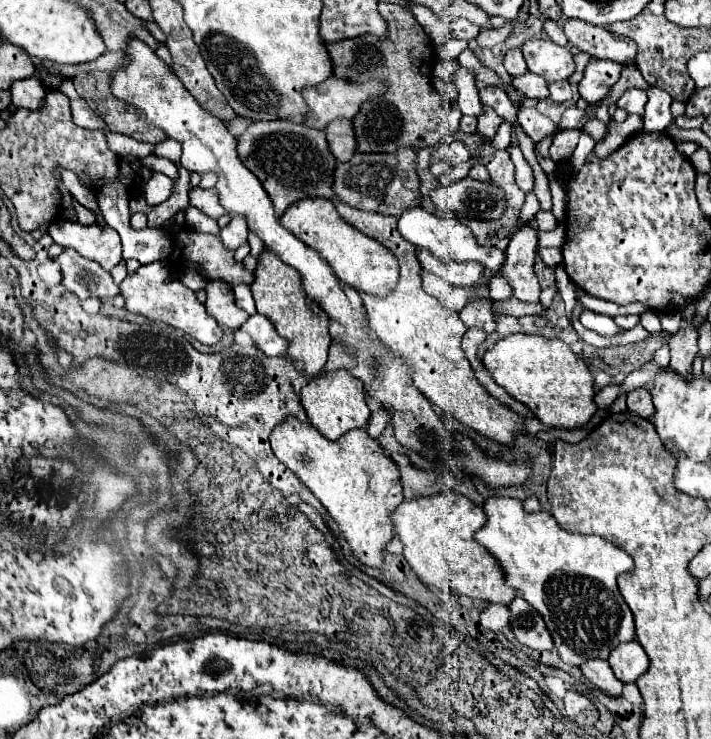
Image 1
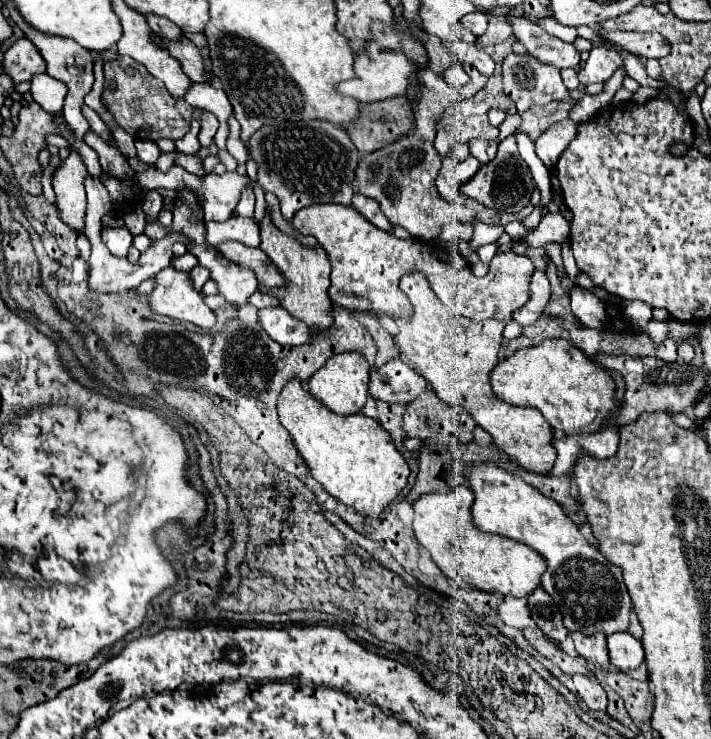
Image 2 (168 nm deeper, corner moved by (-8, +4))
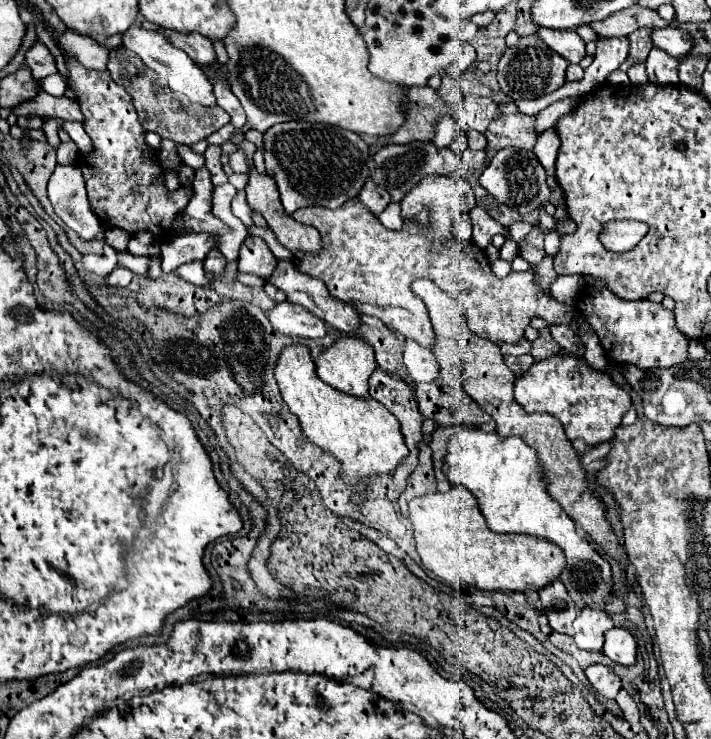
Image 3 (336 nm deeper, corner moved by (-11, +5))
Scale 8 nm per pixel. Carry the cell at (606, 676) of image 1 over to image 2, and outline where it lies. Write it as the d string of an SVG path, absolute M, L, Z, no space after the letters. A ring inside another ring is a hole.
M573 633L571 635L575 641L577 653L587 659L591 665L599 669L609 667L609 651L605 649L605 635L603 633L593 633L593 635L583 635L583 633Z

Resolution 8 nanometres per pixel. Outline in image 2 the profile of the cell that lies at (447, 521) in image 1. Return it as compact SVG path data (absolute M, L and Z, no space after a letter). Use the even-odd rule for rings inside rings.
M469 487L421 495L413 503L413 531L417 541L431 553L433 563L453 581L465 581L485 593L527 597L539 587L539 579L545 573L545 561L523 543L475 529L471 521L473 501L475 495Z

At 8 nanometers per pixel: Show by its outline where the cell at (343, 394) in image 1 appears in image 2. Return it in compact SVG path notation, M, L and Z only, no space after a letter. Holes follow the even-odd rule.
M341 353L331 357L323 365L323 369L319 369L309 379L309 393L337 415L355 415L361 413L361 409L365 407L367 383L369 383L369 365L365 357L361 353Z

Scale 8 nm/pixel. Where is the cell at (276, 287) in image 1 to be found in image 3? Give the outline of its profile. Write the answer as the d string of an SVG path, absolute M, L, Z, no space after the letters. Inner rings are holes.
M254 166L250 168L248 172L248 184L246 184L246 198L248 198L248 204L252 210L260 212L266 222L268 222L268 228L276 234L276 238L290 250L290 252L318 252L322 248L320 244L320 234L316 232L316 228L312 226L306 226L306 224L300 224L296 222L292 216L288 216L284 212L284 206L280 202L280 194L278 194L278 188L276 188L276 182L272 180L272 176L268 174L260 174Z

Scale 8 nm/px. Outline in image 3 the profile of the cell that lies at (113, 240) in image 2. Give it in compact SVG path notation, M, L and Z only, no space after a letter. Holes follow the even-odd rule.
M106 228L104 230L104 240L108 246L112 246L116 252L126 252L128 246L128 232L120 230L120 228Z

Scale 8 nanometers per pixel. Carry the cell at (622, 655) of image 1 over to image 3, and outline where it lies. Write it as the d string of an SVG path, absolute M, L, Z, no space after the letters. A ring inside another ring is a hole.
M612 628L604 634L604 648L602 652L624 666L630 666L636 662L636 640L632 634L624 628Z

